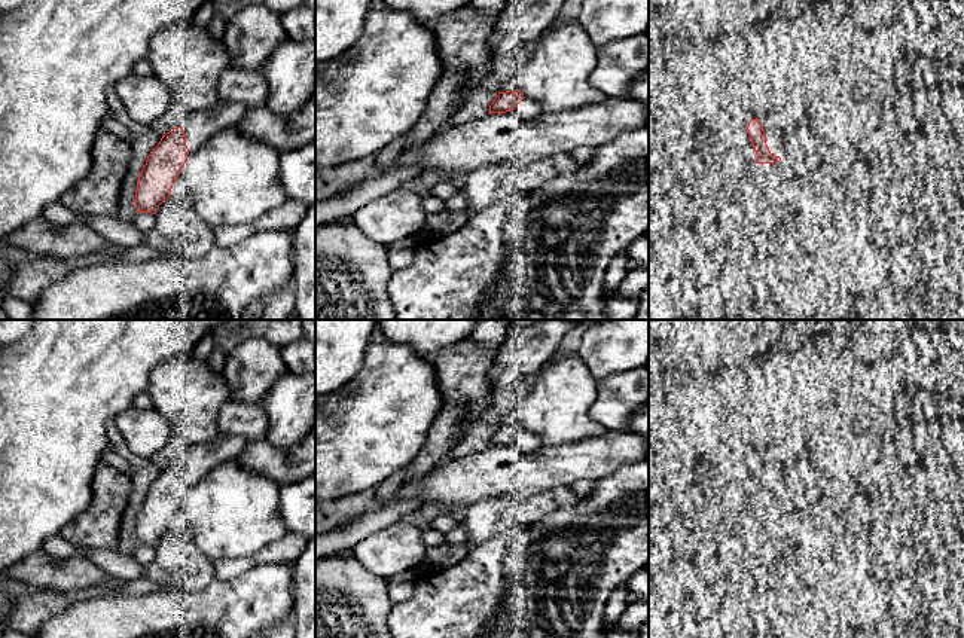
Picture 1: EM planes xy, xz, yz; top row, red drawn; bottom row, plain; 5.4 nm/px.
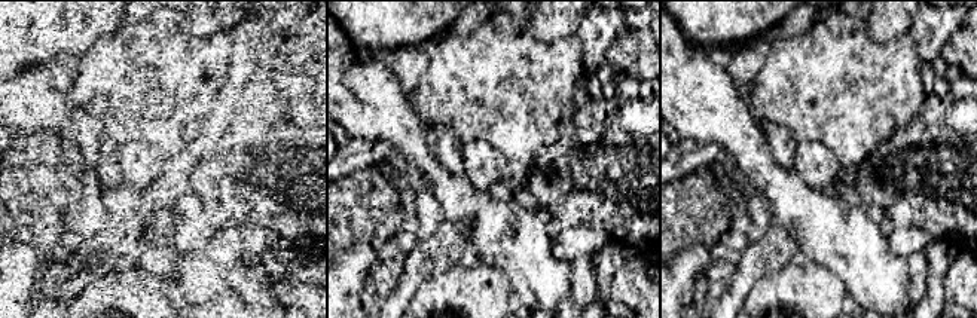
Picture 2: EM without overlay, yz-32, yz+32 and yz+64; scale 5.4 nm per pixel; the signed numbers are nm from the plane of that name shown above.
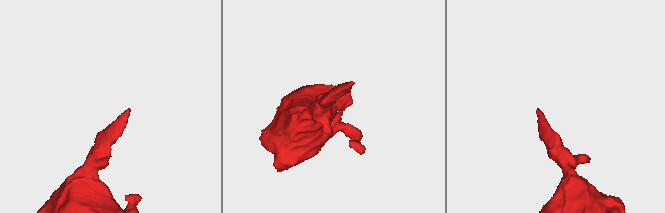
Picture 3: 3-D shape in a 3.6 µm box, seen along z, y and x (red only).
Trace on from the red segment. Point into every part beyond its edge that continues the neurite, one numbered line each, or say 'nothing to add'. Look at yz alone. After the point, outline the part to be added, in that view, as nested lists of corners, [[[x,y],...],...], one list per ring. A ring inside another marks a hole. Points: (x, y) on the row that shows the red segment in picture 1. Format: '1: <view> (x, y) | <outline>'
1: yz (771, 133) | [[[757,115],[757,119],[763,126],[766,144],[768,144],[771,153],[775,156],[780,156],[781,152],[778,149],[778,137],[780,137],[778,129],[774,126],[774,123],[769,119],[766,119],[763,116]]]

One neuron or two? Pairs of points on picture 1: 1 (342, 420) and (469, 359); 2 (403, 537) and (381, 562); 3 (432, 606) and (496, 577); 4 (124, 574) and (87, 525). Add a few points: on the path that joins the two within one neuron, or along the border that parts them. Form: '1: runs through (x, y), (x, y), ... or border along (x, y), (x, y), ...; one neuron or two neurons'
1: border along (421, 356), (435, 374), (442, 397), (442, 409); two neurons
2: runs through (399, 543), (386, 556); one neuron
3: runs through (448, 606), (467, 606), (479, 594); one neuron
4: border along (115, 548), (91, 548), (88, 550); two neurons

